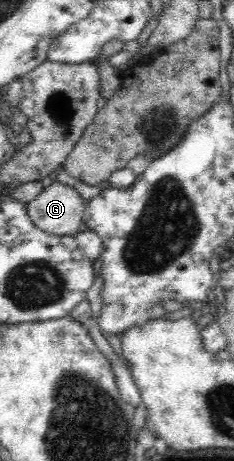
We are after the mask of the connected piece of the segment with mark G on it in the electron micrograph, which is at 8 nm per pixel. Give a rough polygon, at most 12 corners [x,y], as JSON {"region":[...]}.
{"region":[[53,181],[25,204],[37,229],[74,235],[85,203]]}

